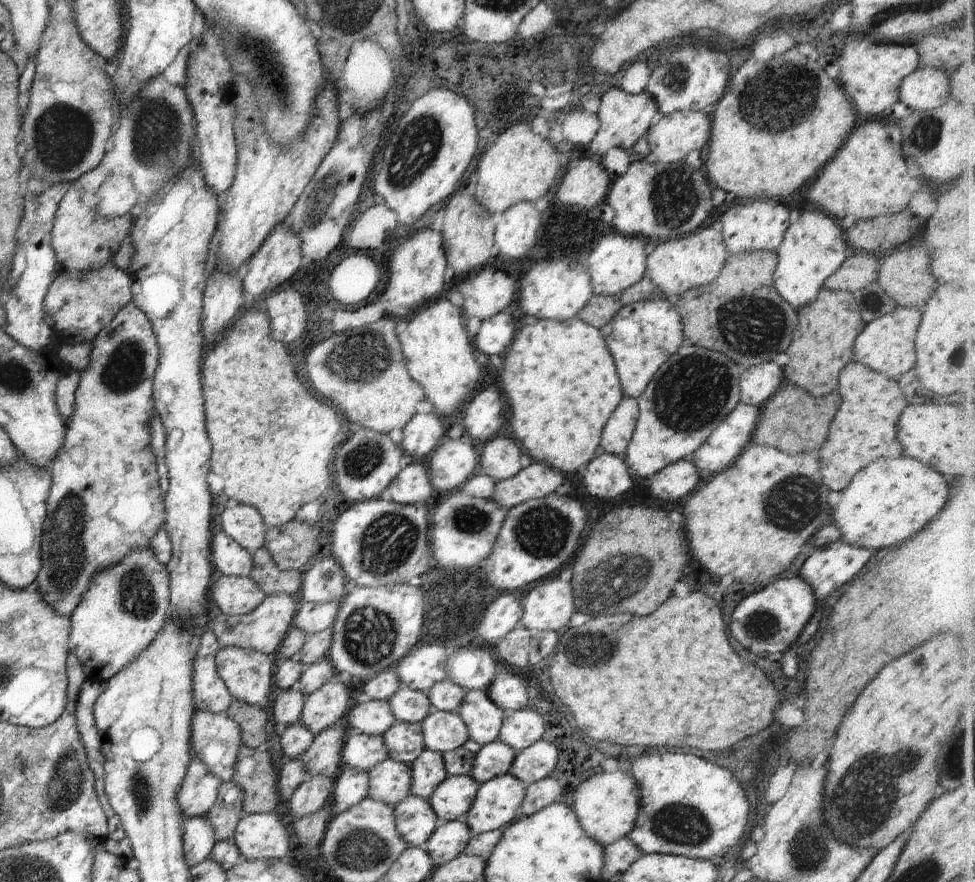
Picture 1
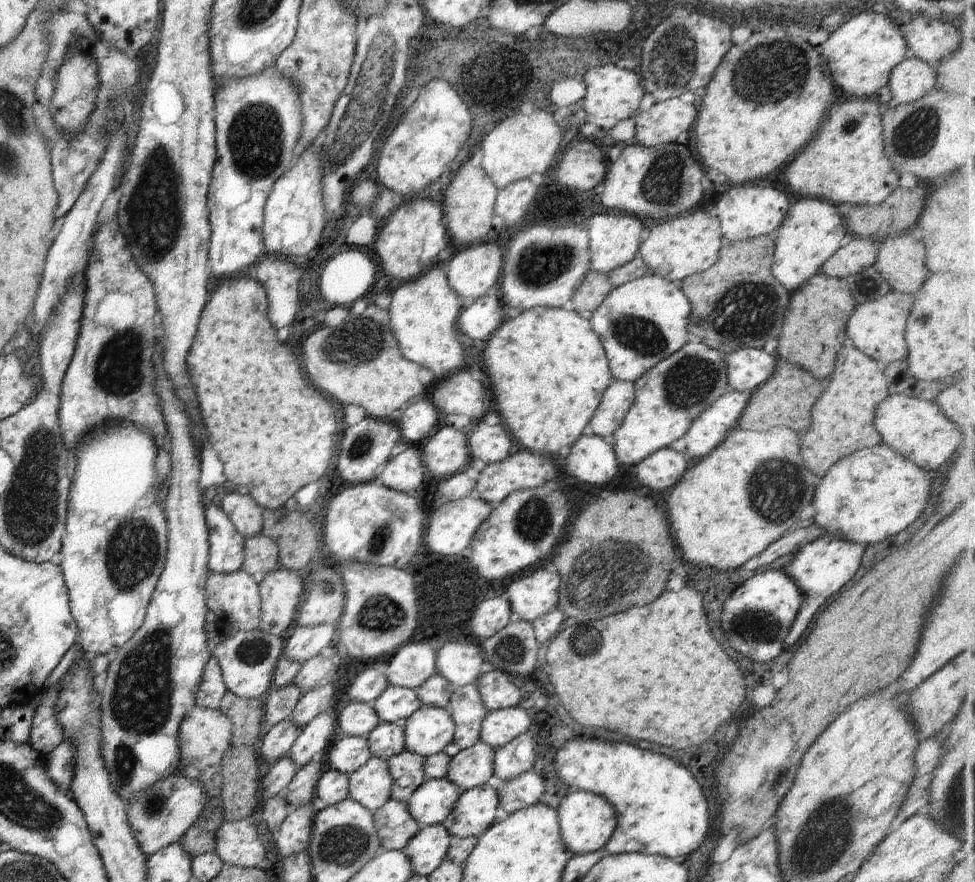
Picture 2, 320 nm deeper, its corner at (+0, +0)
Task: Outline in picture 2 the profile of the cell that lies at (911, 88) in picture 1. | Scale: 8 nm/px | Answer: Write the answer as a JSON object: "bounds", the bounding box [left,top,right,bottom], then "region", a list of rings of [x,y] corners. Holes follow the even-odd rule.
{"bounds":[887,55,936,103],"region":[[[912,55],[907,56],[890,73],[887,85],[893,99],[899,103],[910,103],[936,88],[935,67]]]}

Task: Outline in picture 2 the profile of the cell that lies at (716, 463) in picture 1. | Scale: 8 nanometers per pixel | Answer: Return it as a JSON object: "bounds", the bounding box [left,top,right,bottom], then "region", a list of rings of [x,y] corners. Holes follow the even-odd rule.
{"bounds":[683,389,750,458],"region":[[[734,389],[720,395],[696,420],[683,436],[688,457],[704,458],[720,444],[727,432],[737,426],[742,411],[749,403],[750,393]]]}

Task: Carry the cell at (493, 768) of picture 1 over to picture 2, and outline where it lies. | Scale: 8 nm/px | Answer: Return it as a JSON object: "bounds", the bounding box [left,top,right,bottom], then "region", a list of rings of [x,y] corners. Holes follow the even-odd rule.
{"bounds":[445,741,494,792],"region":[[[476,741],[450,759],[445,777],[461,792],[486,785],[488,778],[494,775],[494,751],[491,746]]]}

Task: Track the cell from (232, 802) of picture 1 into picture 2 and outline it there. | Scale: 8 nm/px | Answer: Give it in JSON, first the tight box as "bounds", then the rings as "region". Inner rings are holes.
{"bounds":[178,796,224,856],"region":[[[221,796],[207,800],[199,816],[178,844],[191,856],[215,852],[215,830],[224,822]]]}

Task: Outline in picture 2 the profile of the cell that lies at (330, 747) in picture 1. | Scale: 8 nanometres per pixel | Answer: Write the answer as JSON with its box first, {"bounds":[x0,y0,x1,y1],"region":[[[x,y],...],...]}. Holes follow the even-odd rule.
{"bounds":[282,756,327,811],"region":[[[322,756],[315,758],[306,766],[297,770],[296,776],[290,781],[282,794],[292,811],[303,807],[306,803],[311,803],[316,797],[317,782],[326,768],[327,764]]]}

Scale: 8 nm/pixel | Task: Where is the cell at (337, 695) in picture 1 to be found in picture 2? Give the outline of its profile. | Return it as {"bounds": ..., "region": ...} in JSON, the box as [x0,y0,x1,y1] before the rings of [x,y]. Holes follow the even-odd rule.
{"bounds":[288,710,338,767],"region":[[[330,710],[315,716],[306,728],[300,730],[288,754],[289,758],[303,767],[315,758],[322,757],[330,736],[338,732],[336,720],[336,714],[330,714]]]}

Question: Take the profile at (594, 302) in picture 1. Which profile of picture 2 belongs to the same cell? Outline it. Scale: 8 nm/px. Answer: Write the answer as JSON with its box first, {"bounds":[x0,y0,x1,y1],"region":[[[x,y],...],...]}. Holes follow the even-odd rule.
{"bounds":[561,269,613,316],"region":[[[590,269],[576,292],[561,307],[588,316],[603,303],[604,298],[613,289],[606,273]]]}

